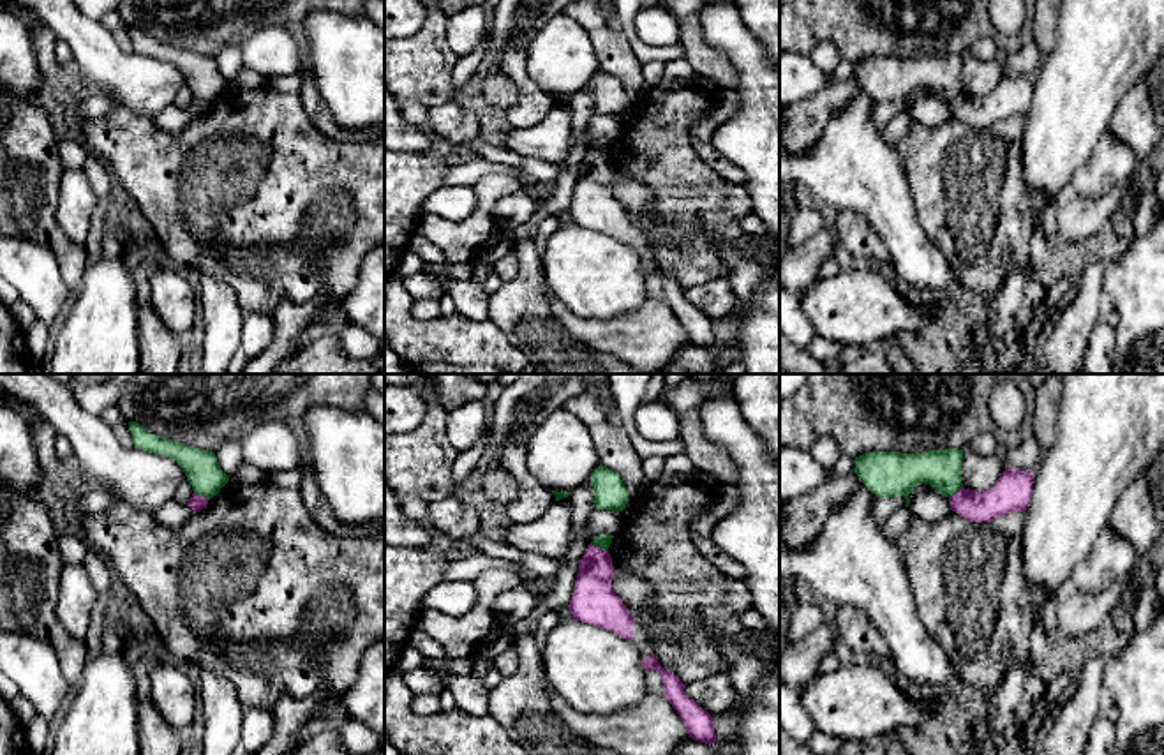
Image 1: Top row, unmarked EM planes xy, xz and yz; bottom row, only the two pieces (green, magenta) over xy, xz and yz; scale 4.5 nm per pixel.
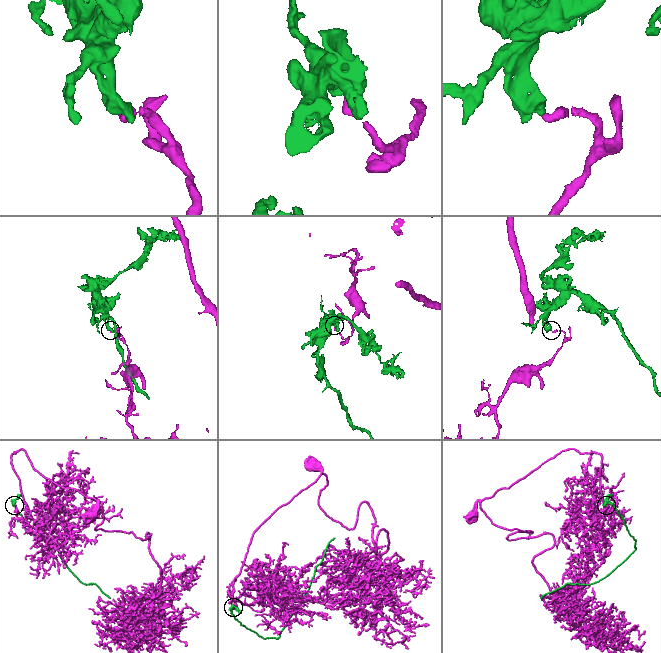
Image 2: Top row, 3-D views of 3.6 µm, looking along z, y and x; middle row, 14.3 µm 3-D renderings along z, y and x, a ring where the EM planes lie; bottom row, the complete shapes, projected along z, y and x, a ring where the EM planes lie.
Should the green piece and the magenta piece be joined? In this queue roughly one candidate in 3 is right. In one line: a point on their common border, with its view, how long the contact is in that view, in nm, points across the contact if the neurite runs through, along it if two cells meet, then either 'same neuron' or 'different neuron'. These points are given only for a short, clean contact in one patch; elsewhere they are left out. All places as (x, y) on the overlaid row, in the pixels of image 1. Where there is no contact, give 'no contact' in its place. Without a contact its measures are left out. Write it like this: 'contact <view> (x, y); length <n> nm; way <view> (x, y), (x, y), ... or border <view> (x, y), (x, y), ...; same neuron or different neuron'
contact xz (598, 547); length 100 nm; border xz (589, 544), (607, 553); different neuron

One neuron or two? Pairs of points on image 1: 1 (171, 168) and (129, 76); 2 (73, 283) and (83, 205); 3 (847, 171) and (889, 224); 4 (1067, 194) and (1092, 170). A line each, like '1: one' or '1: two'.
1: two
2: two
3: one
4: two

